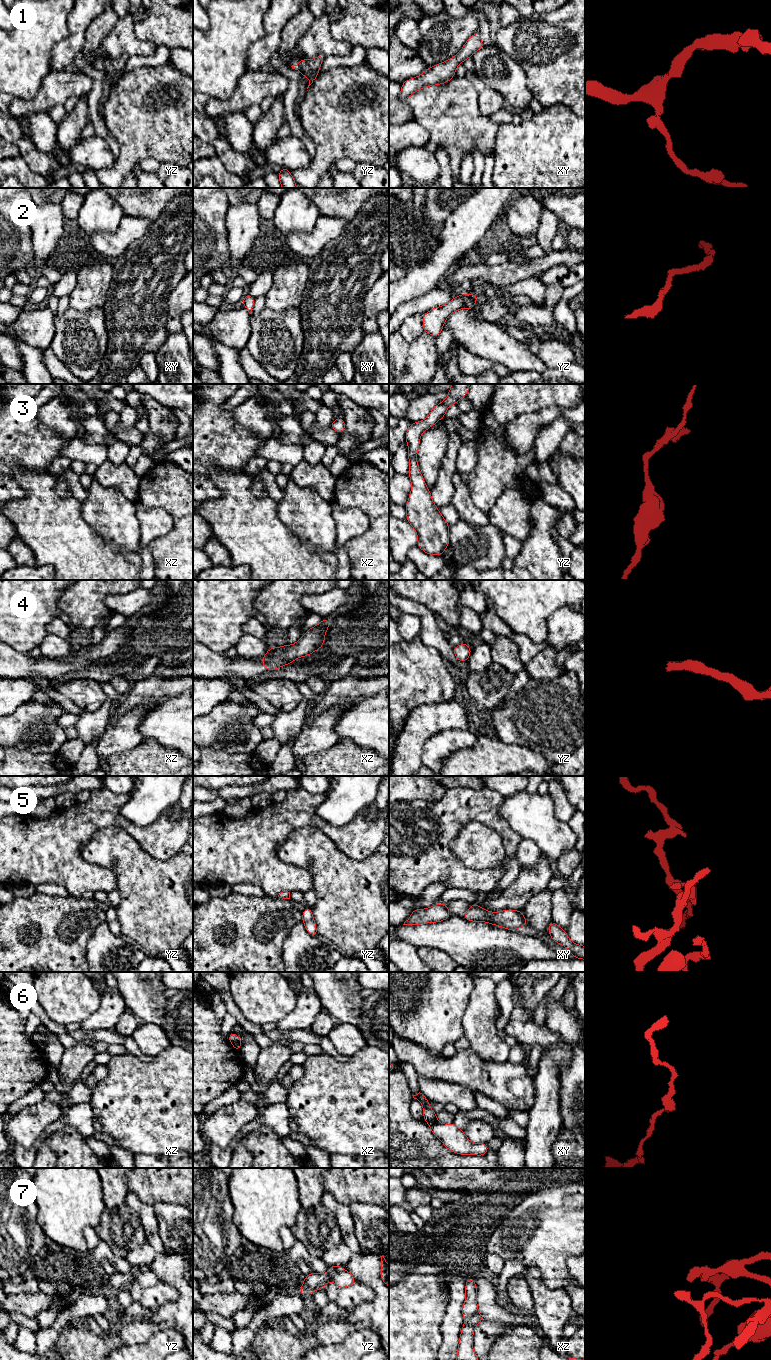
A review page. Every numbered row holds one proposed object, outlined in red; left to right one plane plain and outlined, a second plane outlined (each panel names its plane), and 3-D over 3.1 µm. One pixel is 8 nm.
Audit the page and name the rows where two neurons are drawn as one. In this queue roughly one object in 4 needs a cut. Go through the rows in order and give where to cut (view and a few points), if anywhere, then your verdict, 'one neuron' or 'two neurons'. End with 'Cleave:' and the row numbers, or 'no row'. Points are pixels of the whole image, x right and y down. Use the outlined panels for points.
1: no cut | one neuron
2: no cut | one neuron
3: no cut | one neuron
4: no cut | one neuron
5: no cut | one neuron
6: xz (231, 1041), (241, 1044) | two neurons
7: yz (344, 1270), (337, 1273), (331, 1280) | two neurons
Cleave: 6, 7

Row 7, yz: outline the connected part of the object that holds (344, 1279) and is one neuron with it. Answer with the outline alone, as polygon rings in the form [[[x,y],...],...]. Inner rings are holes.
[[[344,1270],[340,1273],[337,1273],[332,1281],[340,1288],[346,1288],[351,1286],[352,1284],[356,1283],[356,1279],[354,1276],[348,1271]]]

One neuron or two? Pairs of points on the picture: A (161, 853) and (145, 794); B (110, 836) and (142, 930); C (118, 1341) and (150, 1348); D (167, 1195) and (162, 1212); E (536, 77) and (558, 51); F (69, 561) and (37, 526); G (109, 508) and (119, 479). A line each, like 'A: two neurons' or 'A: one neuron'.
A: two neurons
B: one neuron
C: two neurons
D: two neurons
E: one neuron
F: one neuron
G: two neurons

